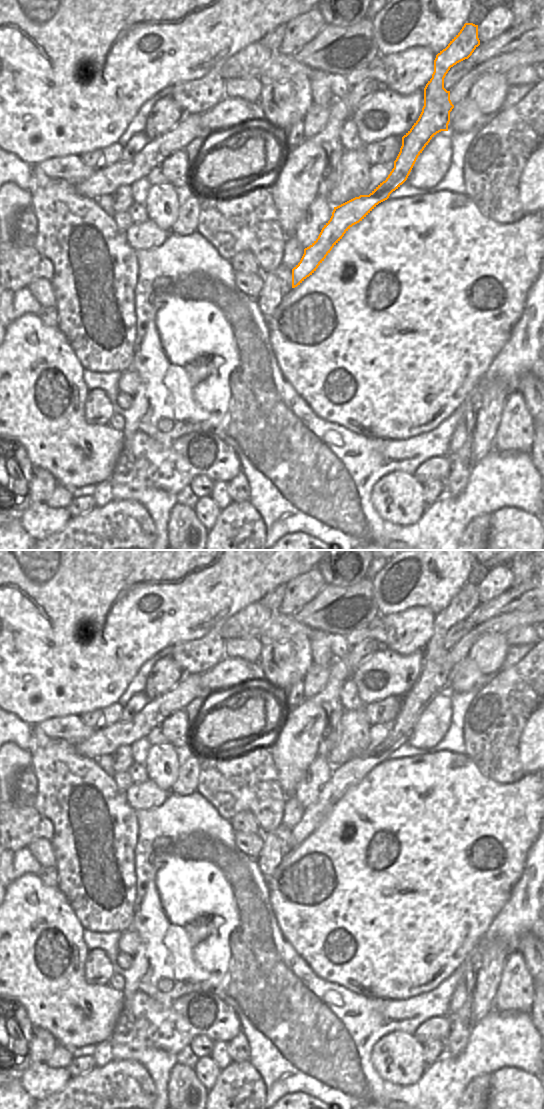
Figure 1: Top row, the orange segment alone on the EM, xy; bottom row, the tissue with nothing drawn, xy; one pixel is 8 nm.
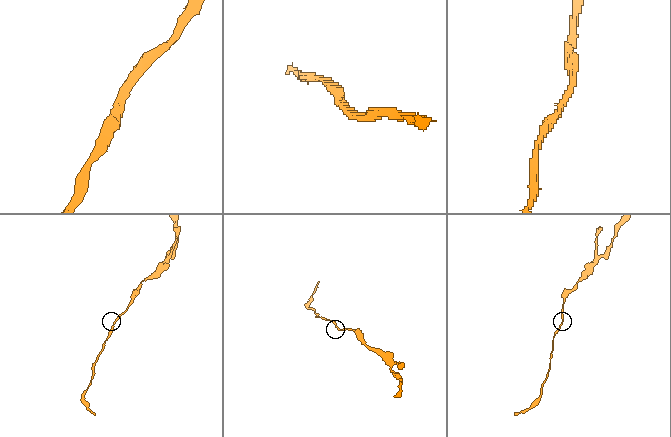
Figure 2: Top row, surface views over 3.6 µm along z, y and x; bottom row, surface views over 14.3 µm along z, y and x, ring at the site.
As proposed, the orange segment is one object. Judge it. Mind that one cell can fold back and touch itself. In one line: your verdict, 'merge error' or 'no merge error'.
no merge error

